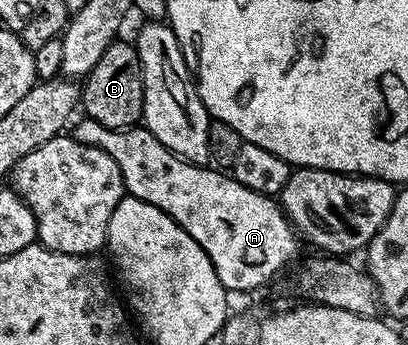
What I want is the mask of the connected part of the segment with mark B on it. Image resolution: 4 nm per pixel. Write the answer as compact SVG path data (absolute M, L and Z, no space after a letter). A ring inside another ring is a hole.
M115 40L96 60L80 86L80 106L85 117L96 120L109 130L129 130L142 122L144 80L138 47L133 41Z

